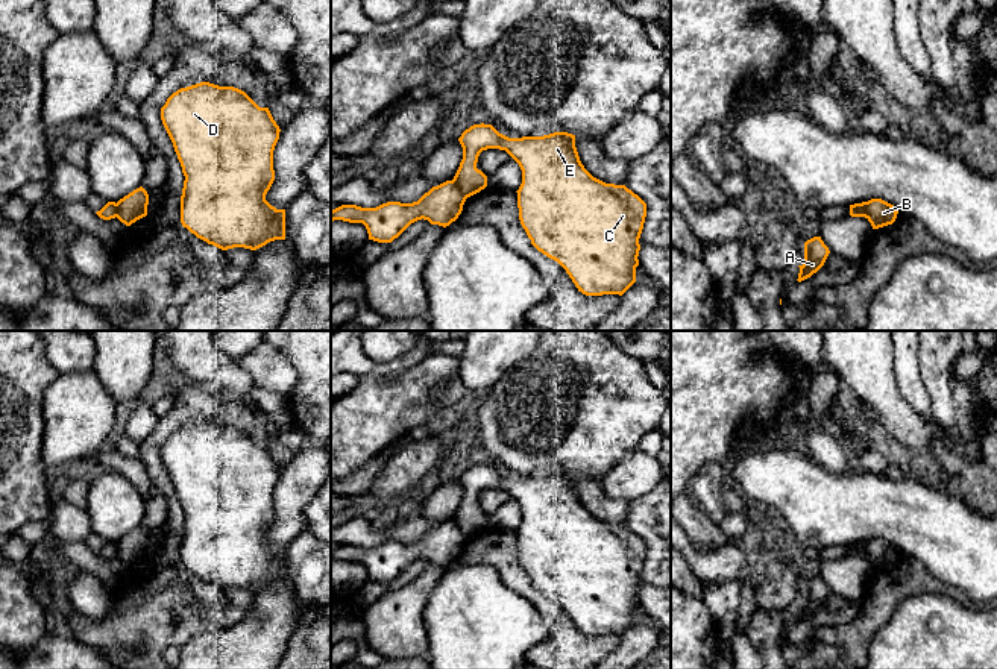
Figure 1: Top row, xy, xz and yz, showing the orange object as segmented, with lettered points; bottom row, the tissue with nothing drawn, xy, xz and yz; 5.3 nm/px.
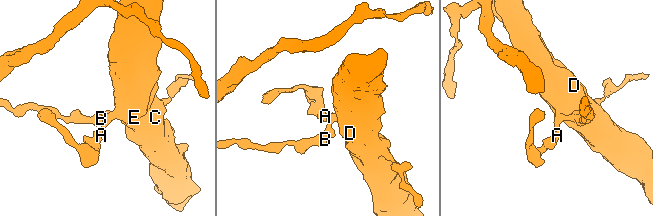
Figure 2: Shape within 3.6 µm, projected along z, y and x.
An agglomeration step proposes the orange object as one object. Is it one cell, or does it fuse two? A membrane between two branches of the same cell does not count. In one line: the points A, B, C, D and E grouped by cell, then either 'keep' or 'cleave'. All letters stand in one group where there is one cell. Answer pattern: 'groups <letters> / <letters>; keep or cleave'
groups A C D E / B; cleave

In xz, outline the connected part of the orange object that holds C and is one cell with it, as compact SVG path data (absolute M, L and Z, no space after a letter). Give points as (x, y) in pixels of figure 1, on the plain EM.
M473 464L458 478L463 499L454 516L460 531L470 537L487 526L487 516L476 508L483 490L505 490L522 510L517 532L519 560L531 584L557 601L578 631L586 636L622 636L636 622L639 578L646 543L625 525L605 523L581 504L575 475L554 472L543 476L508 478L492 464Z

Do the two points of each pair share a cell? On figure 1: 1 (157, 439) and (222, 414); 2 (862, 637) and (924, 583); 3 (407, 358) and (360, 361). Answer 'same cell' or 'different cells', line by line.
1: same cell
2: same cell
3: same cell

